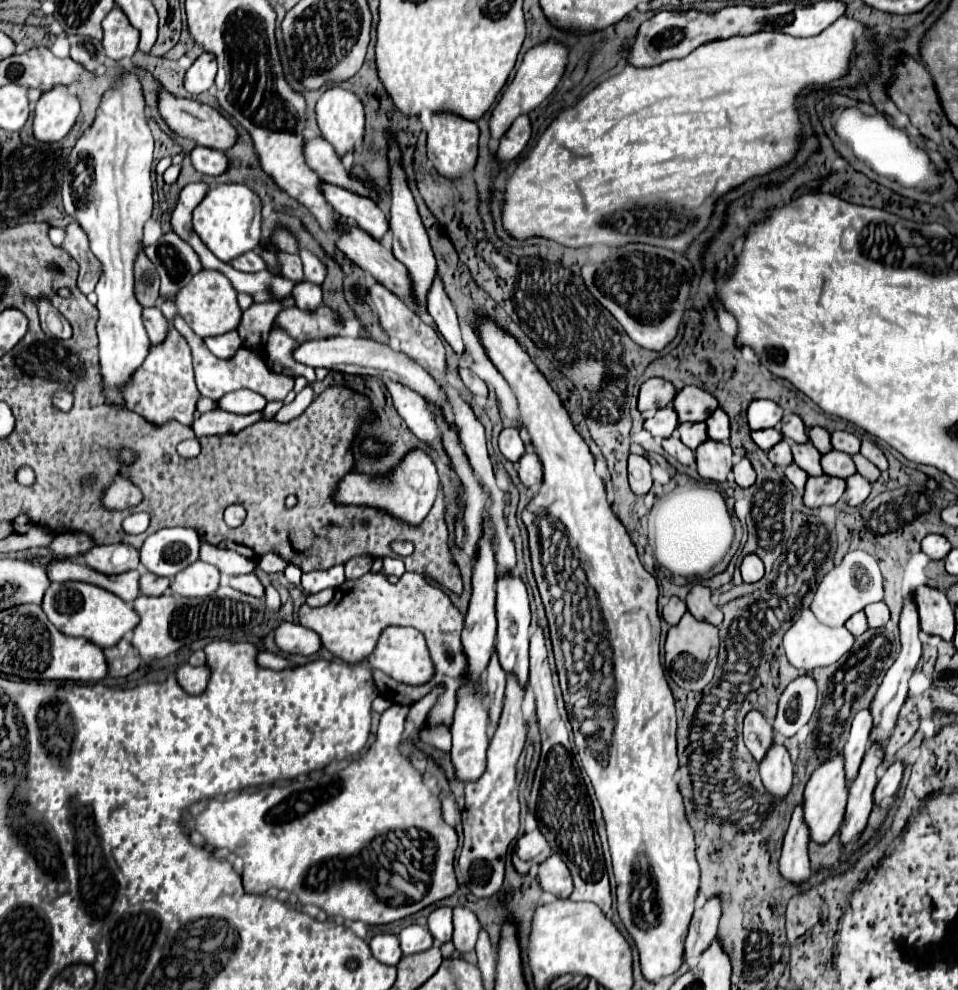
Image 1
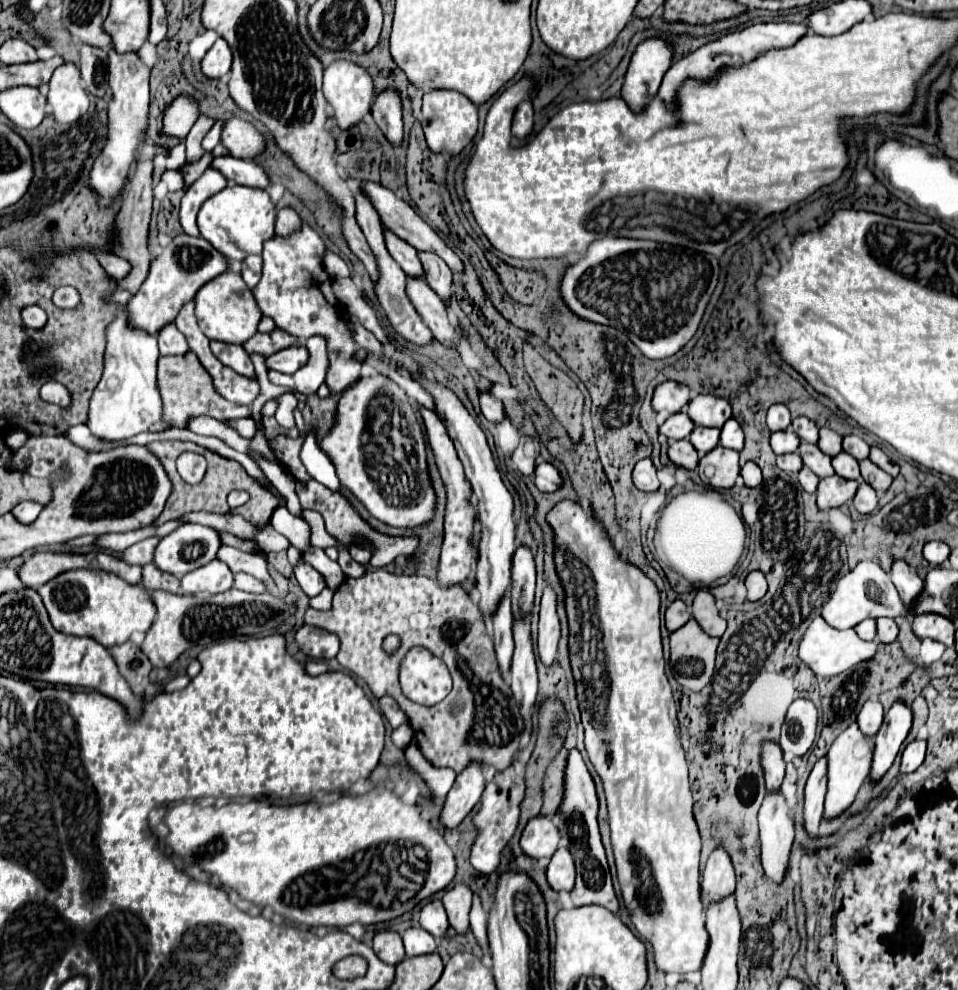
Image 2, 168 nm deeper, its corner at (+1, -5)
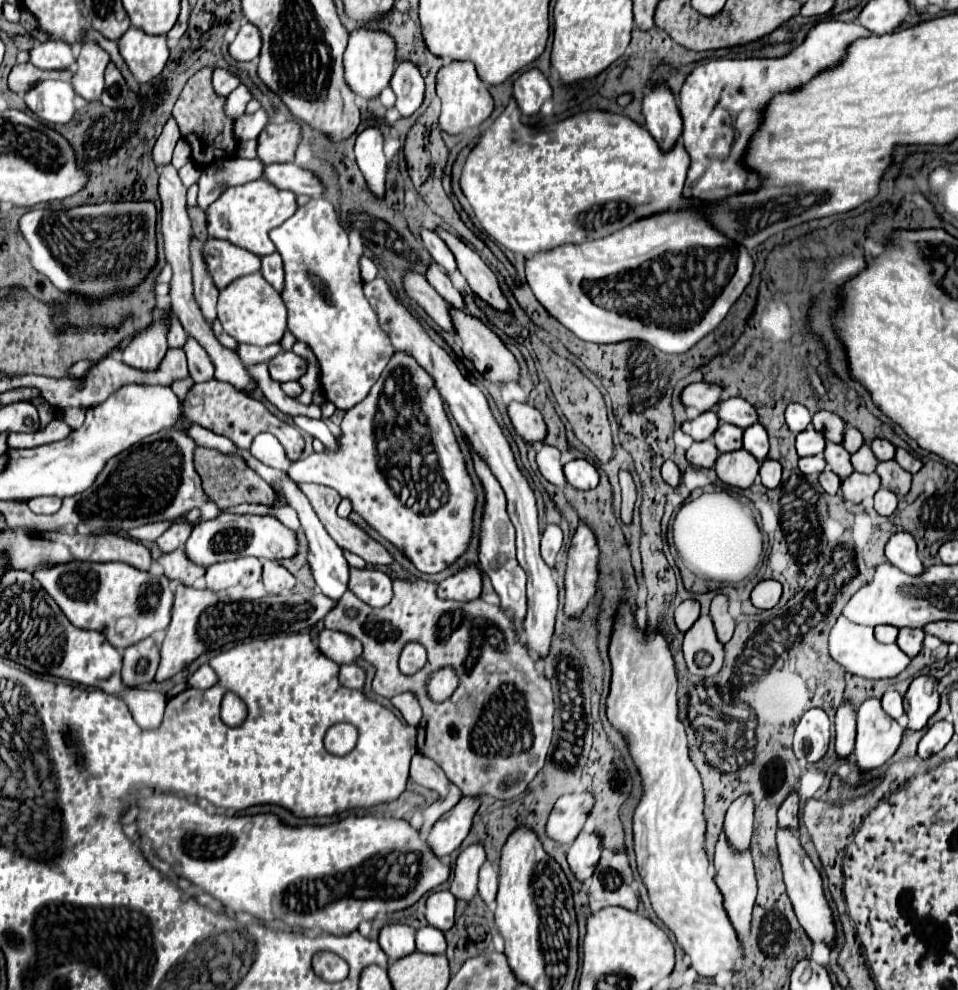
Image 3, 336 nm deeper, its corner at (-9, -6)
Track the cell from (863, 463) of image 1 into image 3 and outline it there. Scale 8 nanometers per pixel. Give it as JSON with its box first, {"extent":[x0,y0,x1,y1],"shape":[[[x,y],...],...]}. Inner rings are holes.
{"extent":[877,461,913,497],"shape":[[[883,461],[877,465],[877,473],[881,475],[881,485],[899,497],[905,497],[911,489],[913,475],[905,471],[897,461]]]}

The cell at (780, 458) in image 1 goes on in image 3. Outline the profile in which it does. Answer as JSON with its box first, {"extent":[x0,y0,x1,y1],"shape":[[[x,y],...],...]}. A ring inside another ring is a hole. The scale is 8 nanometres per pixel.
{"extent":[799,455,825,480],"shape":[[[821,455],[815,457],[803,457],[799,459],[800,474],[806,479],[815,480],[819,477],[819,473],[825,469],[825,459]]]}

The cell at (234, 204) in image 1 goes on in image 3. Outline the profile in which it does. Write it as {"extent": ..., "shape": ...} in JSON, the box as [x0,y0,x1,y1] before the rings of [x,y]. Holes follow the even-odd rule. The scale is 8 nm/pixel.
{"extent":[207,179,297,255],"shape":[[[255,179],[245,185],[229,187],[215,203],[209,205],[207,213],[207,225],[209,225],[209,237],[213,239],[225,239],[237,247],[243,247],[247,251],[253,251],[255,255],[269,255],[275,251],[273,241],[269,239],[269,231],[287,221],[297,209],[295,195],[291,191],[277,189],[265,179]]]}

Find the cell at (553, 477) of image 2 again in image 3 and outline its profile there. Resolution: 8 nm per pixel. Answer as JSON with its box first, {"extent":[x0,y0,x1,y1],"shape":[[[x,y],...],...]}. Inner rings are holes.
{"extent":[563,459,599,491],"shape":[[[575,459],[575,461],[569,461],[565,467],[563,467],[565,475],[567,475],[567,481],[569,485],[585,491],[585,489],[593,489],[599,485],[599,471],[595,467],[595,463],[591,463],[589,459]]]}

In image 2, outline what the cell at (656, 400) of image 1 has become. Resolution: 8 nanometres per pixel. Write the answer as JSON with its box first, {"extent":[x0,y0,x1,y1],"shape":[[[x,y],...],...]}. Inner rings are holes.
{"extent":[651,382,691,414],"shape":[[[663,382],[653,390],[653,398],[651,398],[651,408],[655,412],[667,410],[669,414],[675,414],[679,410],[683,410],[687,406],[687,402],[691,400],[689,388],[677,382]]]}

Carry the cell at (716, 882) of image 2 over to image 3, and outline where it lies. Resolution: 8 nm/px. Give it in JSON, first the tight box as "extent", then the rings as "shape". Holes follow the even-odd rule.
{"extent":[725,793,753,847],"shape":[[[743,793],[737,797],[725,815],[725,831],[729,831],[729,839],[733,839],[733,847],[747,847],[751,843],[753,833],[753,797]]]}

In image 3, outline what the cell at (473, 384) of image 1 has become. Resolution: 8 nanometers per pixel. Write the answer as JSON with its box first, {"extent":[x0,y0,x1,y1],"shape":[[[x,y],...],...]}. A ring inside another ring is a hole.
{"extent":[509,401,547,443],"shape":[[[513,401],[509,405],[509,417],[513,421],[515,431],[527,441],[527,443],[543,443],[547,437],[547,425],[543,421],[543,415],[527,405],[527,403],[517,403]]]}

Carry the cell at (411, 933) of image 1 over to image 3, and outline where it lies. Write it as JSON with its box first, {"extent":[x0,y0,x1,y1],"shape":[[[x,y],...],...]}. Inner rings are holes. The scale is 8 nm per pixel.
{"extent":[417,925,445,953],"shape":[[[425,925],[425,927],[417,929],[417,951],[421,951],[421,953],[445,953],[443,933],[433,925]]]}

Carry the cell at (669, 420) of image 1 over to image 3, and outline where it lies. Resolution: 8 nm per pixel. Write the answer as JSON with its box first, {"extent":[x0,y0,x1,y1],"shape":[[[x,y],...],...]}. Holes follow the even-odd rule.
{"extent":[681,411,719,441],"shape":[[[707,411],[707,413],[701,413],[697,419],[693,421],[685,421],[681,425],[681,429],[691,435],[695,441],[705,441],[709,437],[713,437],[713,433],[717,431],[719,427],[719,417],[715,411]]]}

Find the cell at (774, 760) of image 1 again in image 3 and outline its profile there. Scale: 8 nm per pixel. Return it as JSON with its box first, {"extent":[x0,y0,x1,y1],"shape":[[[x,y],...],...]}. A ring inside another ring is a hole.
{"extent":[777,829,837,947],"shape":[[[779,829],[777,831],[777,847],[779,847],[781,865],[783,865],[787,895],[791,899],[791,903],[793,903],[793,909],[797,913],[797,919],[799,919],[801,927],[805,929],[805,933],[809,935],[809,939],[813,943],[823,943],[827,947],[833,947],[835,939],[837,939],[837,929],[835,929],[833,911],[831,911],[831,907],[829,907],[829,903],[825,899],[825,893],[823,893],[821,873],[815,869],[815,865],[807,857],[805,849],[799,843],[799,835],[795,835],[795,831]]]}

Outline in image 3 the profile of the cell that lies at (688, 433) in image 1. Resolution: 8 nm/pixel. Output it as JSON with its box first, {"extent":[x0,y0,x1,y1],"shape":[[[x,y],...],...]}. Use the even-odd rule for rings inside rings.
{"extent":[713,423,743,453],"shape":[[[721,423],[719,429],[713,435],[715,445],[721,453],[729,453],[729,451],[737,451],[743,447],[743,429],[733,427],[729,423]]]}

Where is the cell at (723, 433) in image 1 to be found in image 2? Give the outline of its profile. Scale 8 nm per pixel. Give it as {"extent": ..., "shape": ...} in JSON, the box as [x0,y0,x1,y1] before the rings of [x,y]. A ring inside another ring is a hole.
{"extent":[719,418,743,450],"shape":[[[729,418],[723,428],[721,428],[721,438],[719,444],[731,450],[741,450],[743,448],[743,430],[739,426],[739,422],[735,422],[735,418]]]}

